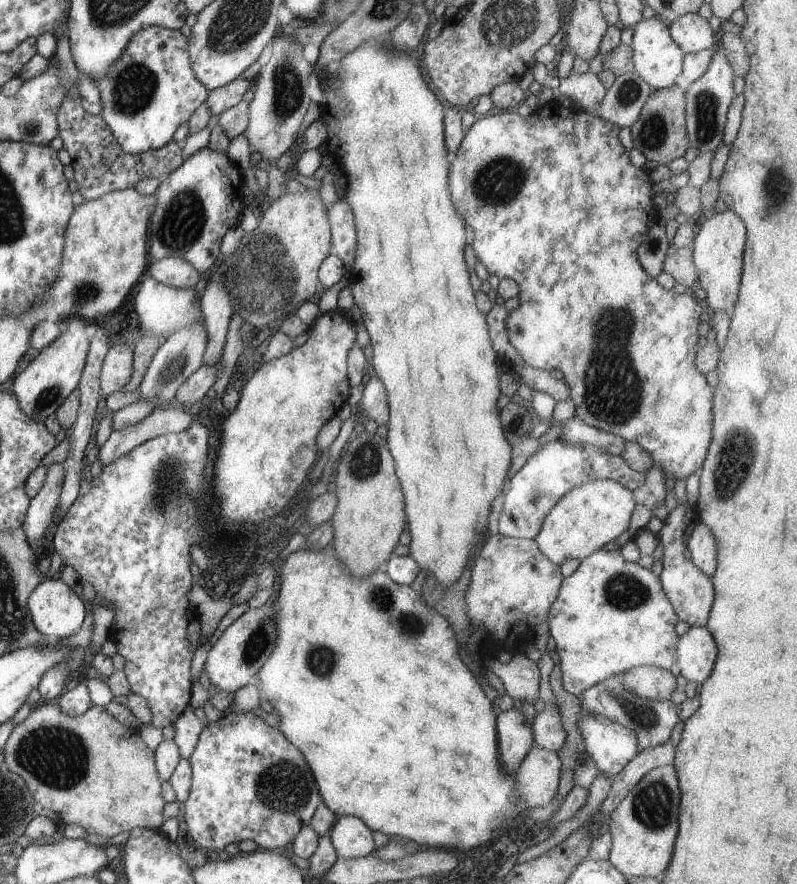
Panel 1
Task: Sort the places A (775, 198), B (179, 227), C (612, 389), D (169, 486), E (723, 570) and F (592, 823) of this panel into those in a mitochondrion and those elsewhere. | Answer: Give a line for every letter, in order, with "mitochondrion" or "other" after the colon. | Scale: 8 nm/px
A: mitochondrion
B: mitochondrion
C: mitochondrion
D: mitochondrion
E: other
F: other

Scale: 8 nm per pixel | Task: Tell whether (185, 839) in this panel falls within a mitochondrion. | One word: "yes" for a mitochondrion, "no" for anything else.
no

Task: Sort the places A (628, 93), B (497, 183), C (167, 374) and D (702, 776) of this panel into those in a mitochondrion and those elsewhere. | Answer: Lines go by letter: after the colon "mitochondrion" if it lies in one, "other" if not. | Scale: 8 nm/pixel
A: mitochondrion
B: mitochondrion
C: mitochondrion
D: other

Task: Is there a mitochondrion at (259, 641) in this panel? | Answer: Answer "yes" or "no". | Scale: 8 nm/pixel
yes

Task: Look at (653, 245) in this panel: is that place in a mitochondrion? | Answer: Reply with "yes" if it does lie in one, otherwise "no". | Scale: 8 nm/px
no

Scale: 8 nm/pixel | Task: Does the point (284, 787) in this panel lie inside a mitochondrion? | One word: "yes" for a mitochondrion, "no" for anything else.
yes

